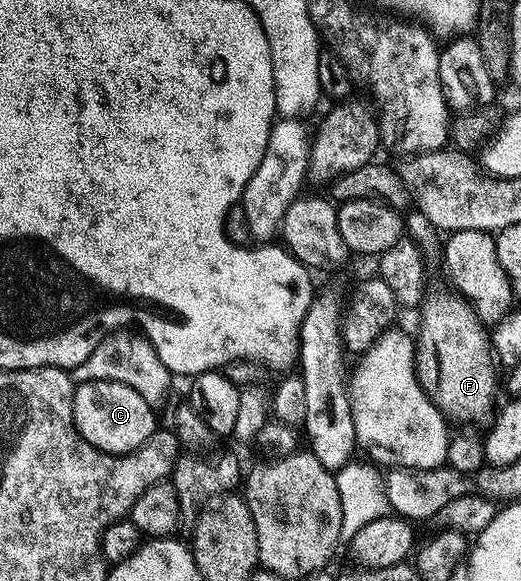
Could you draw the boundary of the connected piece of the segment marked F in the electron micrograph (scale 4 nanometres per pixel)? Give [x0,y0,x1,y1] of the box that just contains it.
[414,290,502,423]

